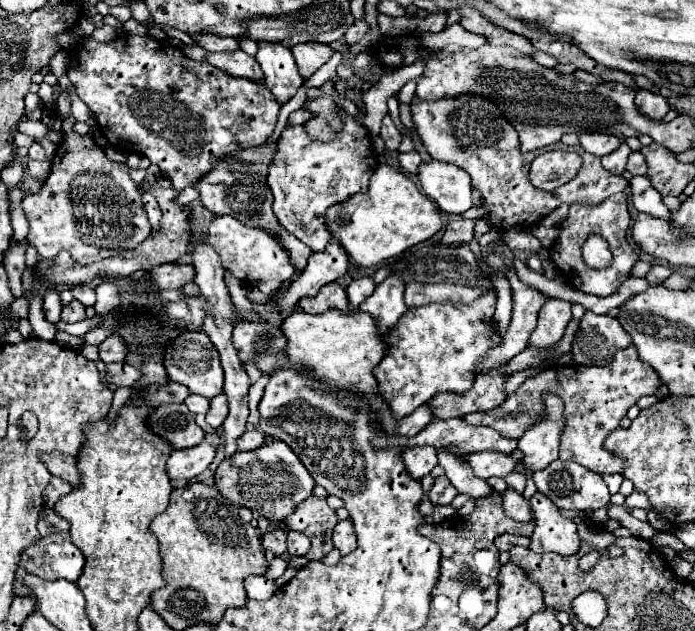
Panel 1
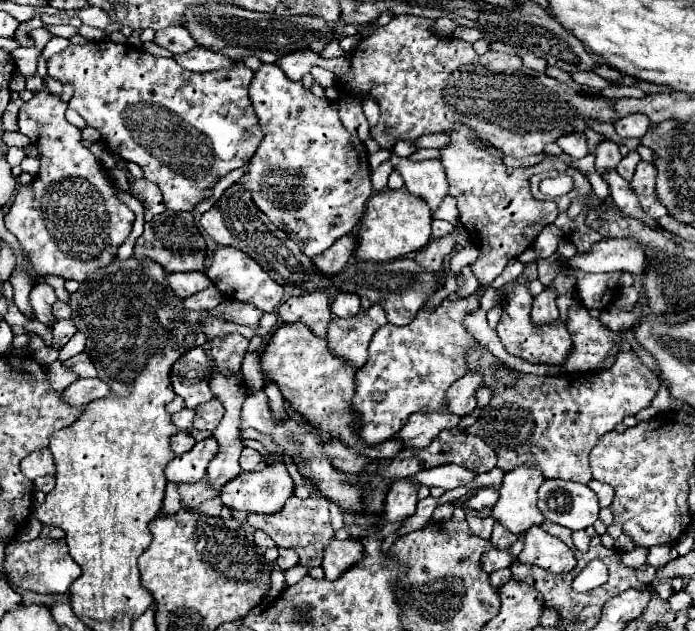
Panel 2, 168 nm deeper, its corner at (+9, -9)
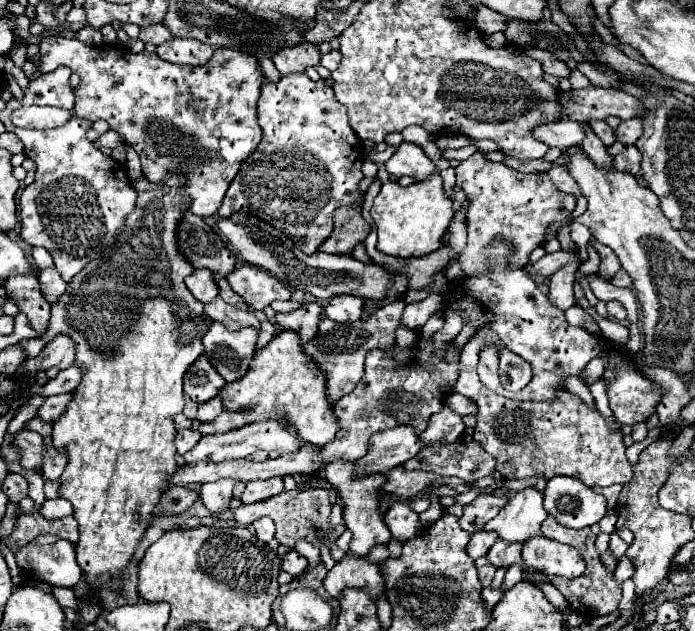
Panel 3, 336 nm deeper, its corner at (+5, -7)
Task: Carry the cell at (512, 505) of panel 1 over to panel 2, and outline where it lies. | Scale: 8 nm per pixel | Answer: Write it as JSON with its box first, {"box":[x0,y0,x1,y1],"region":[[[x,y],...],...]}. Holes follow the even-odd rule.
{"box":[492,522,518,550],"region":[[[500,522],[494,524],[494,532],[492,532],[492,544],[494,544],[494,548],[506,550],[506,548],[510,548],[516,540],[518,540],[518,536],[512,534],[510,530],[504,530],[504,526],[500,526]]]}

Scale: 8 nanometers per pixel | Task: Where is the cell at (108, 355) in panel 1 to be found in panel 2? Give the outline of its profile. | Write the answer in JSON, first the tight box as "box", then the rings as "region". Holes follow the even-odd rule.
{"box":[64,352,98,378],"region":[[[80,352],[78,356],[72,356],[70,360],[64,362],[64,366],[74,370],[80,378],[84,378],[84,376],[96,376],[98,374],[96,366],[92,364],[92,360],[90,360],[90,356],[86,352]]]}

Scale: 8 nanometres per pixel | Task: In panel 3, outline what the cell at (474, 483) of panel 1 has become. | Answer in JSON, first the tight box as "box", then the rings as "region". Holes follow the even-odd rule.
{"box":[466,530,496,560],"region":[[[484,530],[474,532],[470,542],[468,542],[468,546],[466,546],[466,552],[468,552],[468,556],[472,556],[476,560],[480,556],[486,556],[488,548],[492,548],[494,542],[496,542],[496,534],[494,532],[484,532]]]}

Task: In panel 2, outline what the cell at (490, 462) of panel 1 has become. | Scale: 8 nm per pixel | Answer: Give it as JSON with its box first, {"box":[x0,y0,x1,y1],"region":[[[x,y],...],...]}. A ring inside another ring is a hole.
{"box":[414,464,476,490],"region":[[[448,464],[448,466],[436,466],[432,470],[422,470],[414,476],[414,482],[420,486],[440,486],[444,490],[454,490],[458,486],[466,486],[476,478],[474,470],[464,470],[464,466]]]}

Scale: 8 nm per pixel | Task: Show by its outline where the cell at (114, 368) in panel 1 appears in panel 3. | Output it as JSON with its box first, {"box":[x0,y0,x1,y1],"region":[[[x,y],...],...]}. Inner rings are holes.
{"box":[36,394,72,422],"region":[[[72,394],[48,396],[48,398],[44,400],[44,404],[38,408],[38,414],[36,414],[36,416],[40,416],[40,420],[44,420],[44,422],[54,422],[54,420],[58,420],[58,418],[64,414],[66,404],[68,404],[70,400],[72,400]]]}

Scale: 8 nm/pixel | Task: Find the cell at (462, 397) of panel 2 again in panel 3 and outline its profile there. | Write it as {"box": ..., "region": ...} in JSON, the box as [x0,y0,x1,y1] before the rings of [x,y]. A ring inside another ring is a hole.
{"box":[420,408,464,446],"region":[[[442,408],[438,414],[434,414],[428,422],[428,428],[424,434],[420,434],[420,440],[424,440],[426,446],[432,444],[448,444],[456,442],[464,432],[462,416],[454,414],[450,408]]]}

